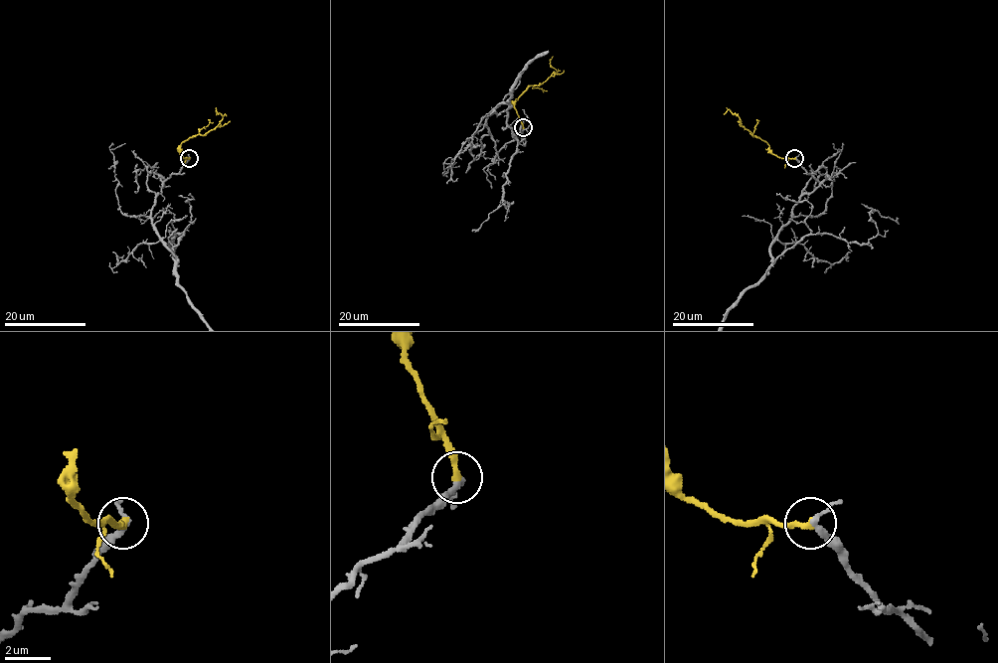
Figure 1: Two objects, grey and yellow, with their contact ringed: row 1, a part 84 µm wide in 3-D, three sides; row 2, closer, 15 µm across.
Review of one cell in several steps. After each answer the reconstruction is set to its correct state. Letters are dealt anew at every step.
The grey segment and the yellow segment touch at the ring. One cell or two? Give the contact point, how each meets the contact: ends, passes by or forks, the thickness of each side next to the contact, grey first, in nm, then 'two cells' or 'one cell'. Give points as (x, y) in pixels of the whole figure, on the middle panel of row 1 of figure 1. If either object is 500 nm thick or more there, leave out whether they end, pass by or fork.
place (523, 127); grey passes by; yellow ends; calibres 240 and 320 nm; one cell

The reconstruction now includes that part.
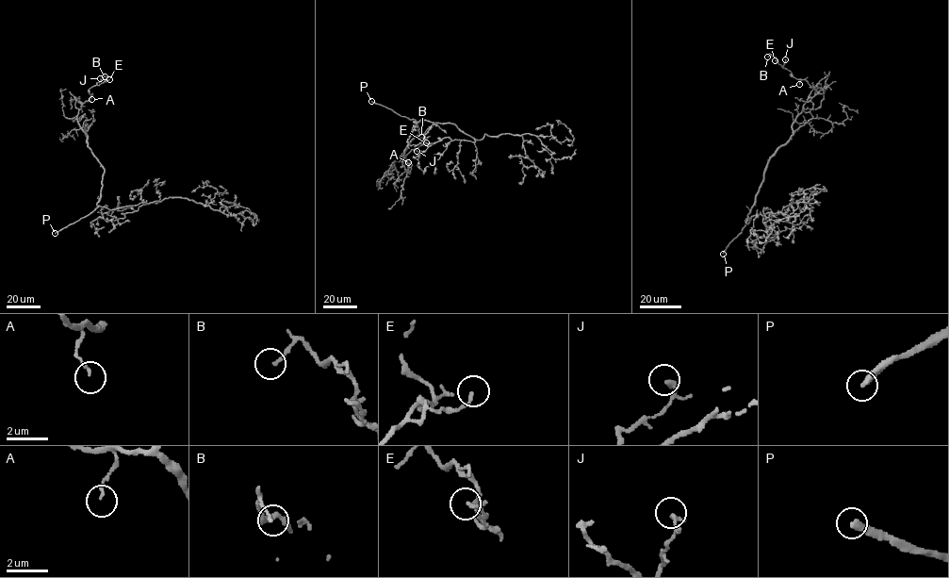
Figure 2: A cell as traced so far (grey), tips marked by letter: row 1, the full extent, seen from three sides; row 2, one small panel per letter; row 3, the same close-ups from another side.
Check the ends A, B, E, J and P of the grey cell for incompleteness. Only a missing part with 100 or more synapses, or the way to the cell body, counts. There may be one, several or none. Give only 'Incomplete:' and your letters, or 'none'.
Incomplete: P

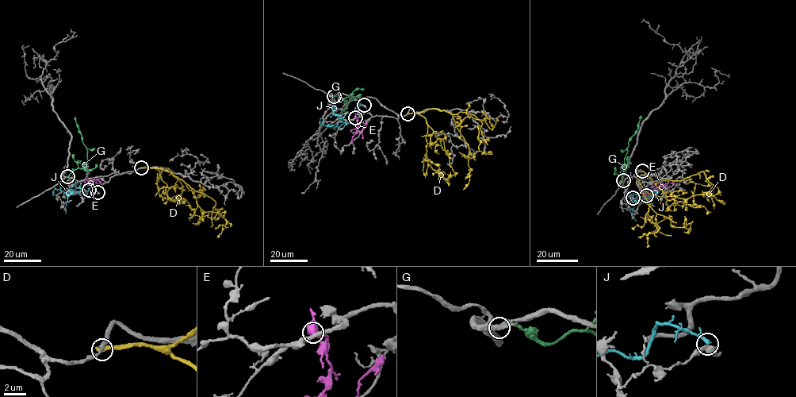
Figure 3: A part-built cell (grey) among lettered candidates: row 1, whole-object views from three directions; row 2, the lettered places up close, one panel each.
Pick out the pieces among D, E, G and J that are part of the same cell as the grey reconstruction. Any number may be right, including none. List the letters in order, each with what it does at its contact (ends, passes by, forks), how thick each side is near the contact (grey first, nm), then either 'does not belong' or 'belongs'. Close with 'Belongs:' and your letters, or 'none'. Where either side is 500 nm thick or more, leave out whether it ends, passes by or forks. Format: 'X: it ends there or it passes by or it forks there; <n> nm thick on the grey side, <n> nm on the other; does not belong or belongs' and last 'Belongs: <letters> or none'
D: it ends there; 280 nm thick on the grey side, 380 nm on the other; does not belong
E: 360 nm thick on the grey side, 500 nm on the other; does not belong
G: it ends there; 320 nm thick on the grey side, 240 nm on the other; does not belong
J: it passes by; 480 nm thick on the grey side, 170 nm on the other; does not belong
Belongs: none

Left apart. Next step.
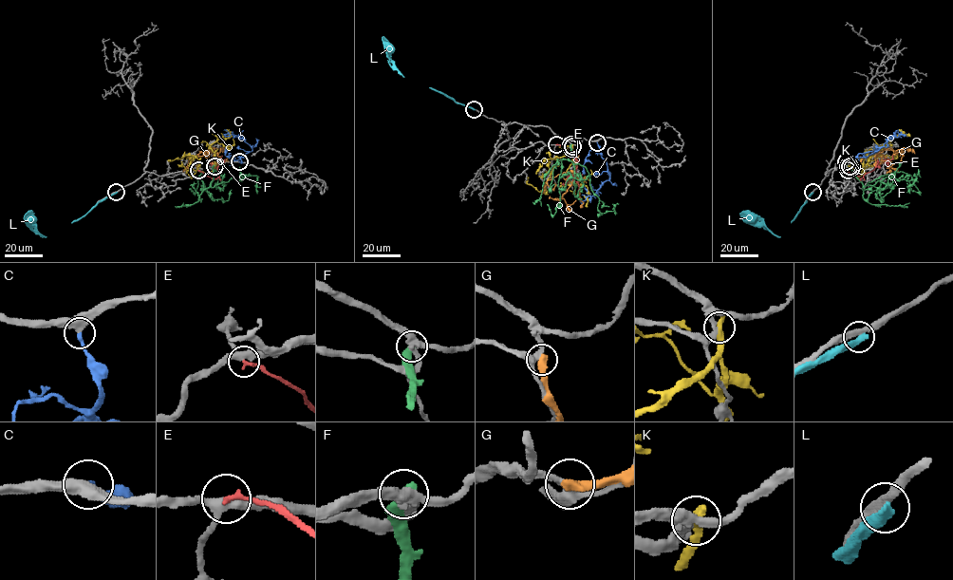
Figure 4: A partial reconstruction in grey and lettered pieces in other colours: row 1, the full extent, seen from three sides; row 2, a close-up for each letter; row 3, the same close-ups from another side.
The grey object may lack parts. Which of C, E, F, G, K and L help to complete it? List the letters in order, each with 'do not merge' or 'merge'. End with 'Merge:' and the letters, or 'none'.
C: merge
E: do not merge
F: do not merge
G: do not merge
K: do not merge
L: do not merge
Merge: C

